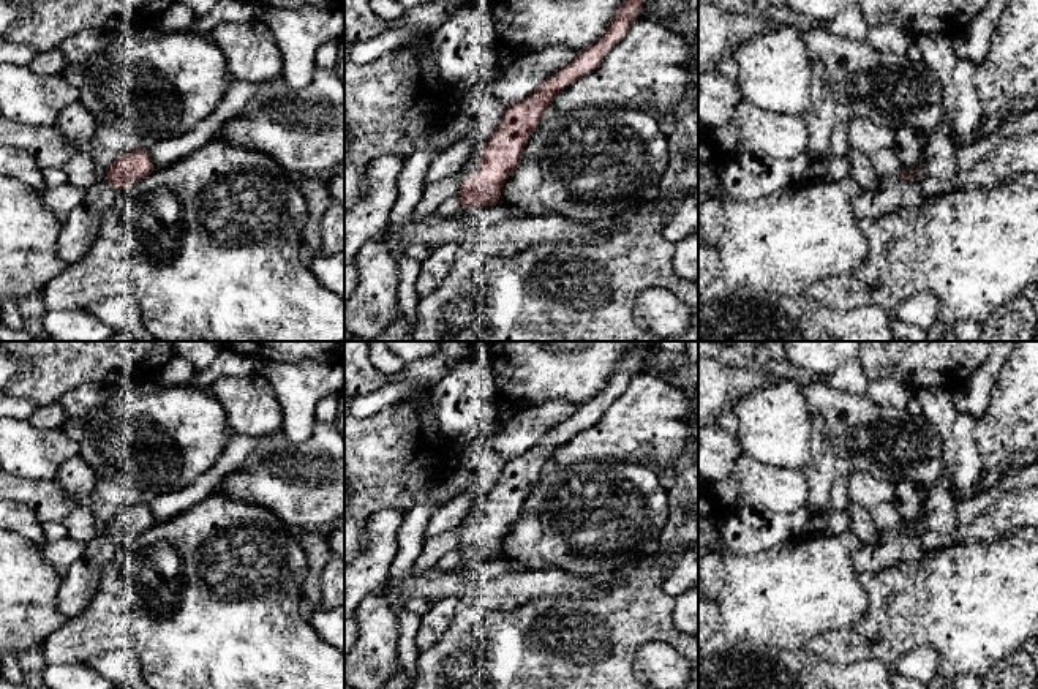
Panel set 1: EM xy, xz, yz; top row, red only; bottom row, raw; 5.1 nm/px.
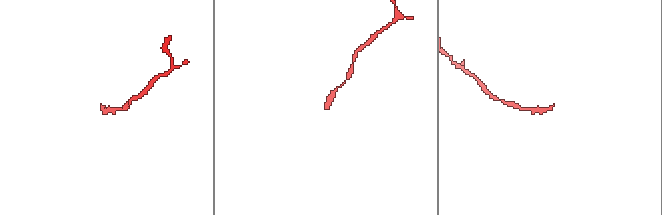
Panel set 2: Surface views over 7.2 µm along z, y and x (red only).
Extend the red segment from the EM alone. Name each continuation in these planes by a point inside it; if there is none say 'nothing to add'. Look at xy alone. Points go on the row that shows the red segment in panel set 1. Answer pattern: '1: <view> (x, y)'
1: xy (81, 226)

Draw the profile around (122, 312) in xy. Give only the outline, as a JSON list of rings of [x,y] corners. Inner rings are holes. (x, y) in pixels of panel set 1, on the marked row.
[[[131,296],[103,299],[82,311],[122,330],[131,341],[155,341],[144,327],[139,305]]]

